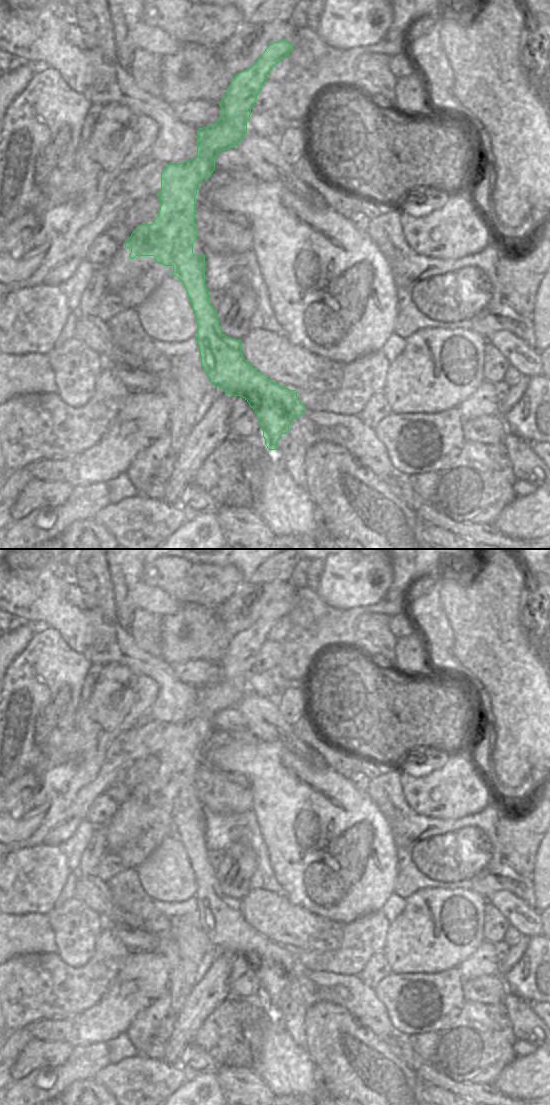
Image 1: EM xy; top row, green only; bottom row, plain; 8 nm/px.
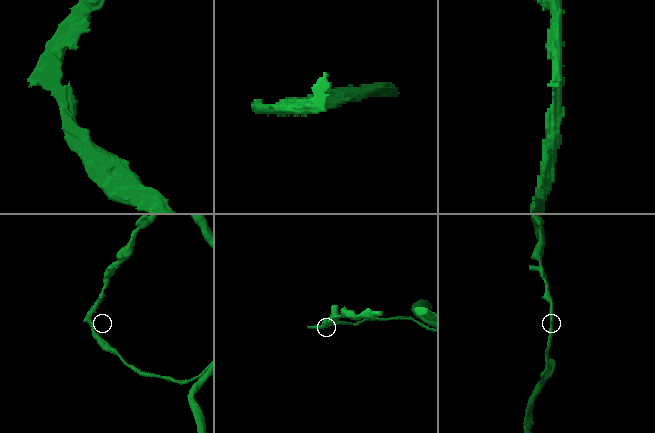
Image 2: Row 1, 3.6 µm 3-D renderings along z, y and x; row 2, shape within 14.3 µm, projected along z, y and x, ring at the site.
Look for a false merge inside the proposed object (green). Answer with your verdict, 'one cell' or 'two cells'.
two cells

